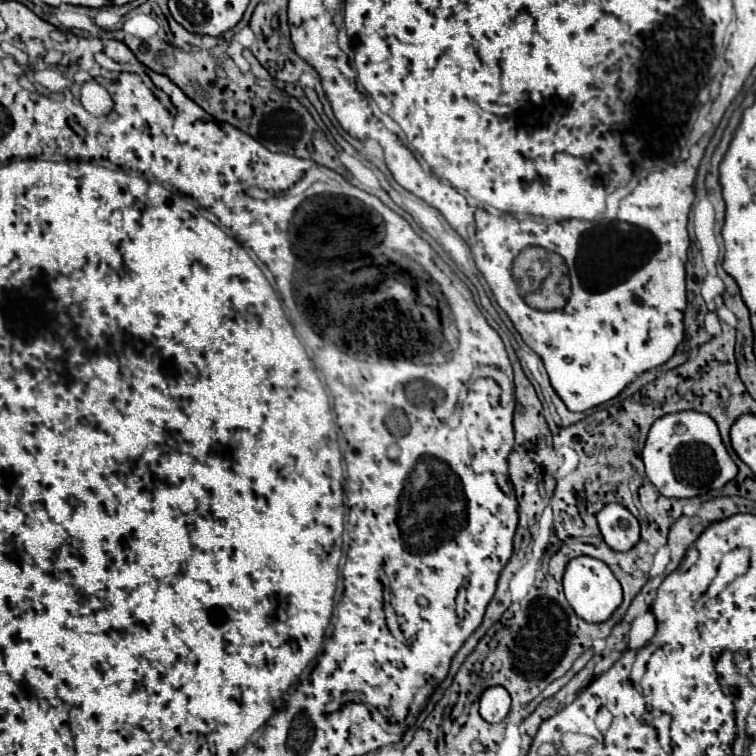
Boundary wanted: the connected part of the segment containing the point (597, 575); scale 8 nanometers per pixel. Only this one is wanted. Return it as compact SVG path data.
M591 556L573 558L567 564L565 576L563 576L563 586L565 586L565 596L567 596L569 604L571 604L571 608L585 622L599 624L599 622L609 620L611 614L623 602L623 590L621 590L619 580L613 576L613 572L609 570L609 566L605 562L601 562L597 558L591 558Z

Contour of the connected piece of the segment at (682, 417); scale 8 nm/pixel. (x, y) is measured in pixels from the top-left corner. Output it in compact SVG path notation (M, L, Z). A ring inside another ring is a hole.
M693 410L665 414L653 422L653 426L647 434L645 448L643 448L643 462L645 462L645 472L647 472L649 480L667 498L691 498L691 496L699 496L707 490L719 490L737 476L737 464L727 454L727 450L721 442L717 424L713 424L711 416L693 412Z

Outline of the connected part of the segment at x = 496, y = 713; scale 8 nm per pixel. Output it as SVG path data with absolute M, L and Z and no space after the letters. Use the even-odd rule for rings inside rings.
M503 686L487 688L481 696L481 716L487 722L501 722L511 710L511 696Z

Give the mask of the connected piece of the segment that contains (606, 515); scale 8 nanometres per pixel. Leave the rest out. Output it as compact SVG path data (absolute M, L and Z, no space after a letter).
M607 504L597 520L605 542L613 550L625 552L639 542L639 522L623 504Z

